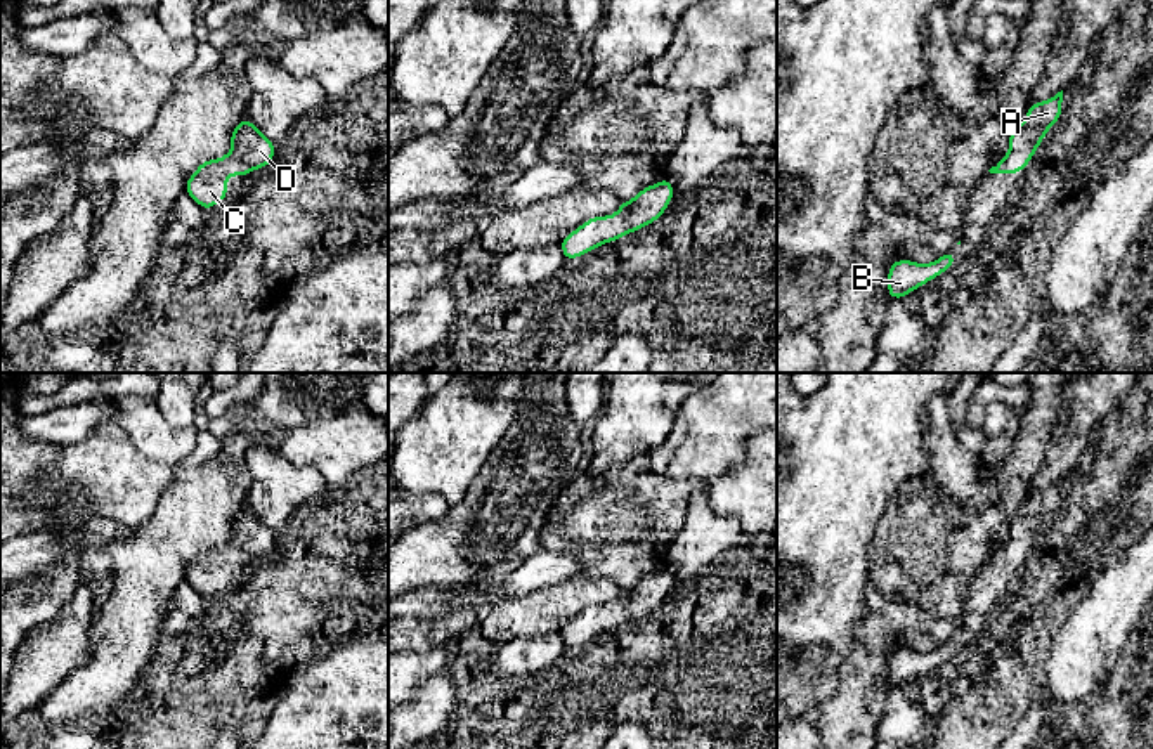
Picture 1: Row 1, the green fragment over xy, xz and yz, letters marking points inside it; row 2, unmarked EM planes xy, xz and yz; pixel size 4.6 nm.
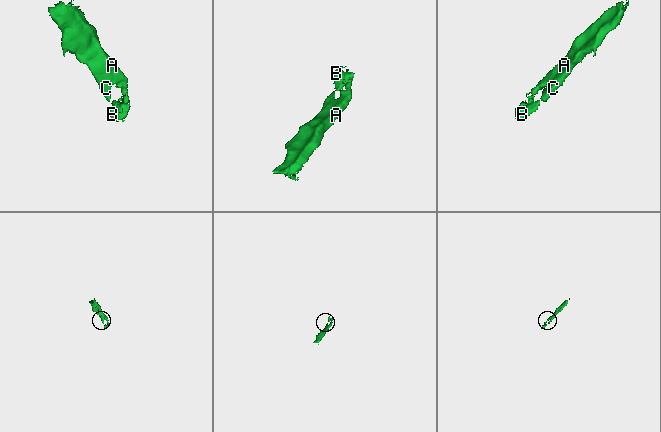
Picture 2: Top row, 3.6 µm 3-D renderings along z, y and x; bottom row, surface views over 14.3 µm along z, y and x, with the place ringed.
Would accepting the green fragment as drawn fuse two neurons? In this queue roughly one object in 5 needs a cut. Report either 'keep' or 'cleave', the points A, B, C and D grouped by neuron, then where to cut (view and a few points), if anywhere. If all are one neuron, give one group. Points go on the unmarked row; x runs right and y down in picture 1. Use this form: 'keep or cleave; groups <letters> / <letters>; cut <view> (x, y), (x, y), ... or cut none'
keep; groups A B C D; cut none

